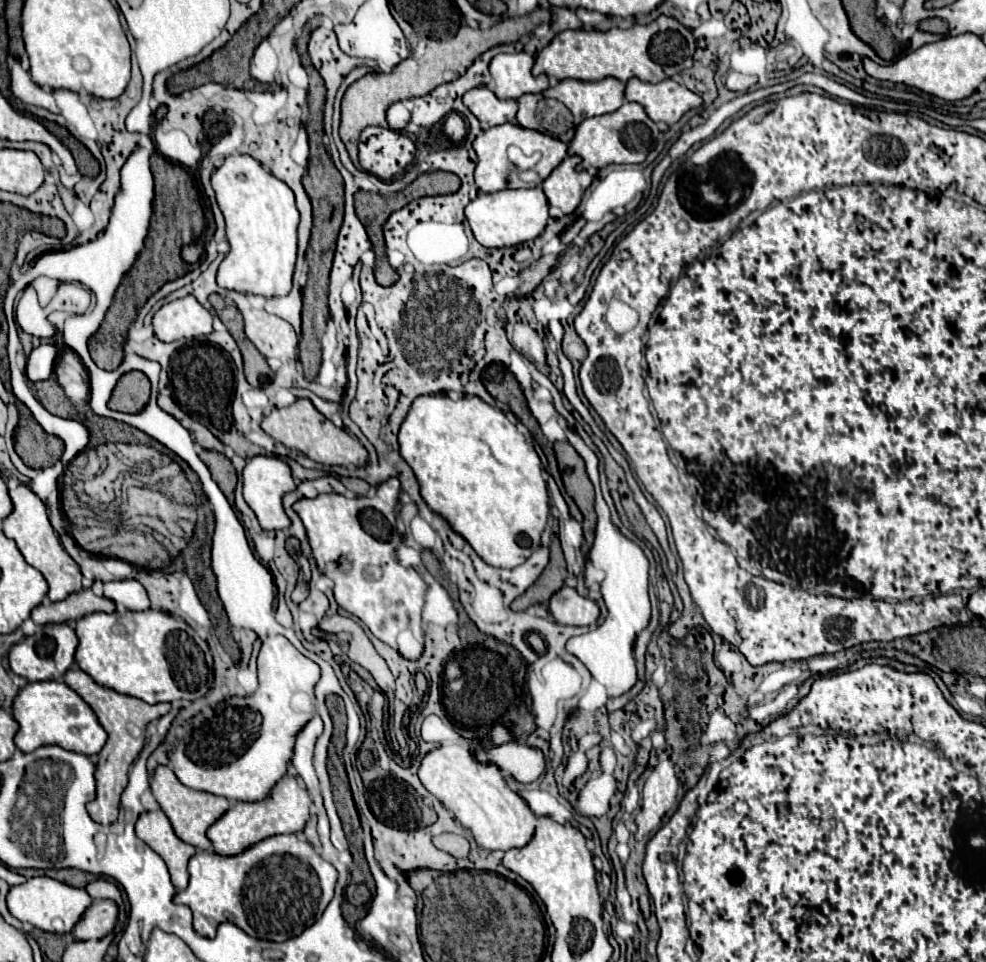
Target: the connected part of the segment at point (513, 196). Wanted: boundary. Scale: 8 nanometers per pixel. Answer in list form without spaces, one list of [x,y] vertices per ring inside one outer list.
[[[541,188],[531,190],[501,190],[497,194],[479,192],[475,200],[465,208],[465,216],[473,230],[473,236],[485,248],[507,248],[537,238],[549,220],[547,198]]]

